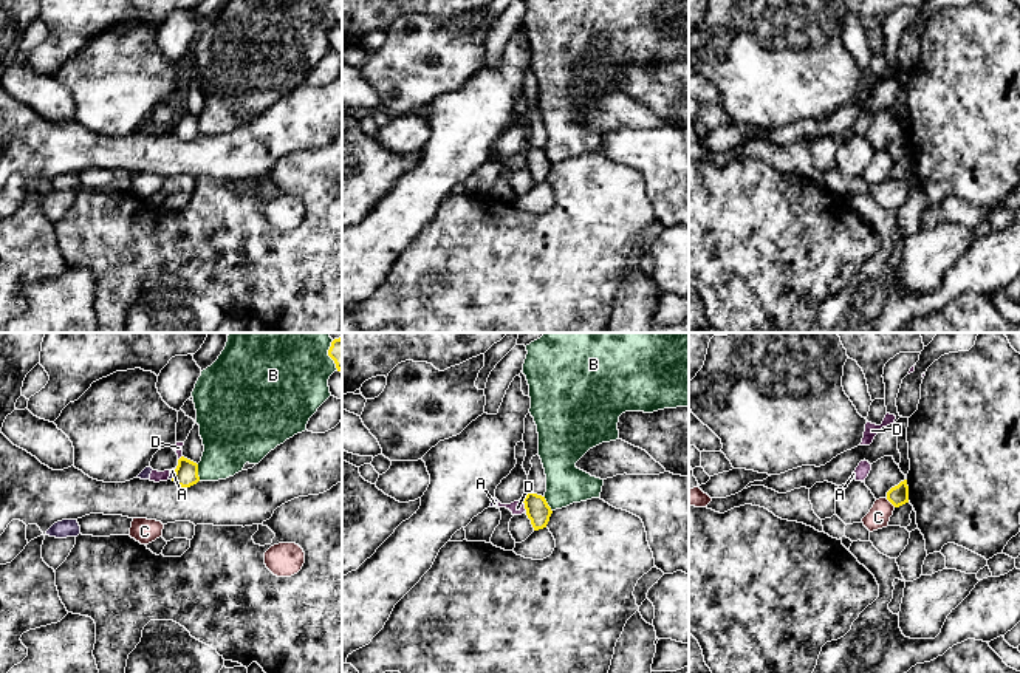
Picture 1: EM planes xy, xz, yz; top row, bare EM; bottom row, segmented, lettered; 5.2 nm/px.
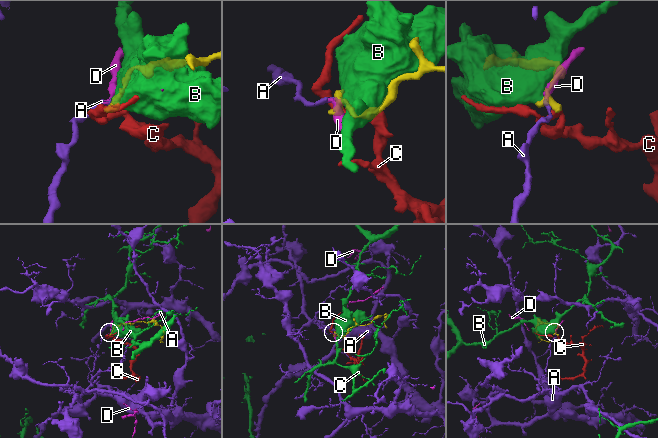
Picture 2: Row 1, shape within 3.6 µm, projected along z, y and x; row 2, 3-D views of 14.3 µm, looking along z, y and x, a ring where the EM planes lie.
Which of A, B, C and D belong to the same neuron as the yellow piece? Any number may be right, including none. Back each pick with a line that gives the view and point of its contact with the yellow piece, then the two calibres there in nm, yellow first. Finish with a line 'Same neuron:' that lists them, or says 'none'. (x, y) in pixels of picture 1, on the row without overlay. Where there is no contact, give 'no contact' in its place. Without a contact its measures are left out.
Same neuron: none

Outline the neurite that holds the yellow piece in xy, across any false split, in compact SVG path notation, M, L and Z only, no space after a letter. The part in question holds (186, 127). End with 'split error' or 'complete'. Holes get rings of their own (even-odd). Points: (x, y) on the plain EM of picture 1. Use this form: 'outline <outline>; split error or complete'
outline M181 110L178 113L172 135L175 135L181 141L190 141L197 138L200 135L198 118Z; complete

